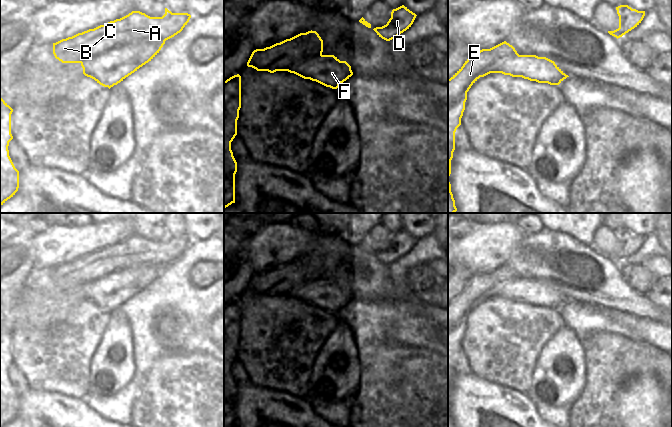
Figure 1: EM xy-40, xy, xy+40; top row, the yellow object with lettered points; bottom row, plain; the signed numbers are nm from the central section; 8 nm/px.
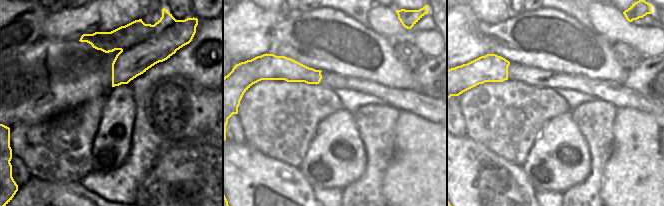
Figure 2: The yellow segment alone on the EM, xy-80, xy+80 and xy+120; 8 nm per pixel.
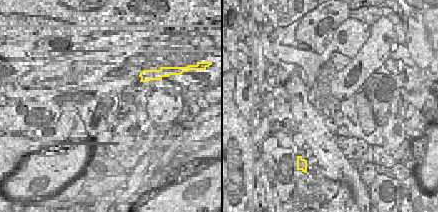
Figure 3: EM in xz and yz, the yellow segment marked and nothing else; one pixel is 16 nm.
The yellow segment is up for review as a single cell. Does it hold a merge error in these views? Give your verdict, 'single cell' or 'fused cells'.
fused cells

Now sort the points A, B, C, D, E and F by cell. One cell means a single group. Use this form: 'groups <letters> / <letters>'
groups A B C D E / F

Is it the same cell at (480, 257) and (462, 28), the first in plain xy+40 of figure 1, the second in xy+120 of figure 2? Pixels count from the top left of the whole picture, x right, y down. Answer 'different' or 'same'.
same

